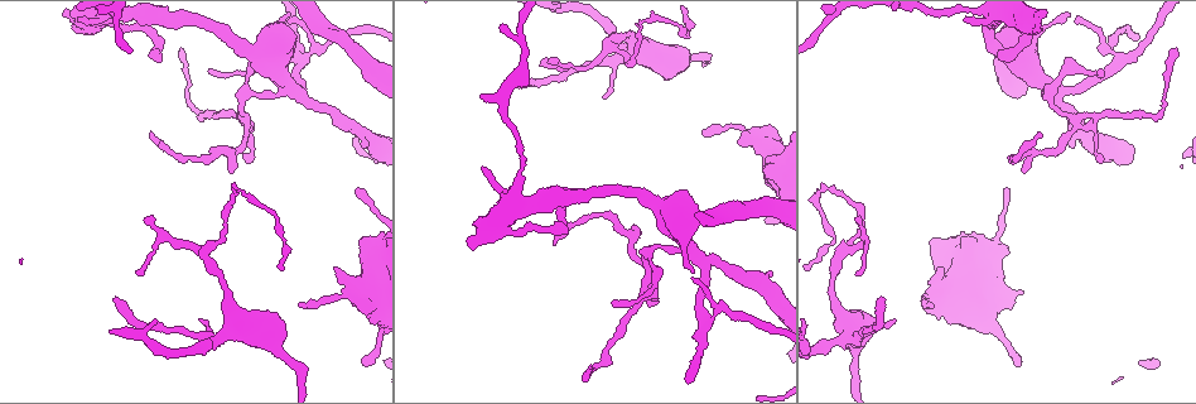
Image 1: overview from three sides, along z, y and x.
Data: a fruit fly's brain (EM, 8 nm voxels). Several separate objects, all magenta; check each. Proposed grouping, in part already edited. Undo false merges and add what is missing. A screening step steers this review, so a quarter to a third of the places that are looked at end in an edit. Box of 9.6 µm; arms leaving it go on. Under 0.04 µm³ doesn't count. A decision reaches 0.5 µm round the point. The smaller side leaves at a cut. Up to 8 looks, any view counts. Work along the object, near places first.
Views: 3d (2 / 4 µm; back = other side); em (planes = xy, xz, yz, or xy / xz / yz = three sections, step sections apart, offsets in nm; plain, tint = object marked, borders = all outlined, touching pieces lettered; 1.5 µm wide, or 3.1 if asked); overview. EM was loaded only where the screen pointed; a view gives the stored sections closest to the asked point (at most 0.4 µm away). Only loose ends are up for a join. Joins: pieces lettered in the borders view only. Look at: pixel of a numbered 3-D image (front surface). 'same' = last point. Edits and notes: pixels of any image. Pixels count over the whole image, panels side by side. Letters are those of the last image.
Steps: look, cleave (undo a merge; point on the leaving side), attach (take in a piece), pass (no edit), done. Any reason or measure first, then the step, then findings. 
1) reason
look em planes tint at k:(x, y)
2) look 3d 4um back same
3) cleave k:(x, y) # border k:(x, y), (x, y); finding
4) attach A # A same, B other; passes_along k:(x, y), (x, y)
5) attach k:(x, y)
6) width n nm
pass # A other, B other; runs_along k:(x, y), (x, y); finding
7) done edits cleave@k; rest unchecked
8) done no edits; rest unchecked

branch stops here
look 3d 2um at 1:(651, 305)

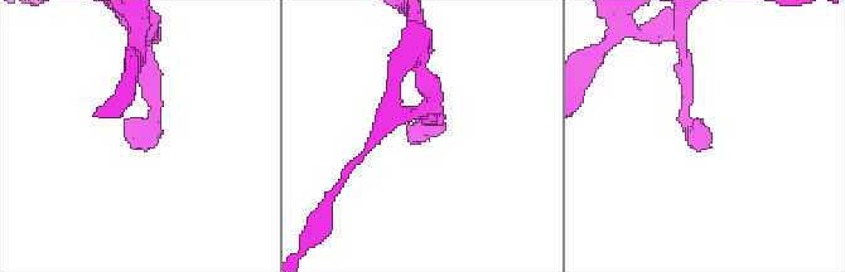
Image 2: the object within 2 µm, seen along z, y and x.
look em planes plain at 2:(419, 140)

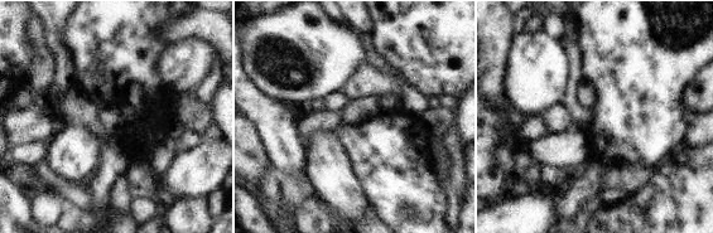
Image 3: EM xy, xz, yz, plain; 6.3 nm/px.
look em planes borders same

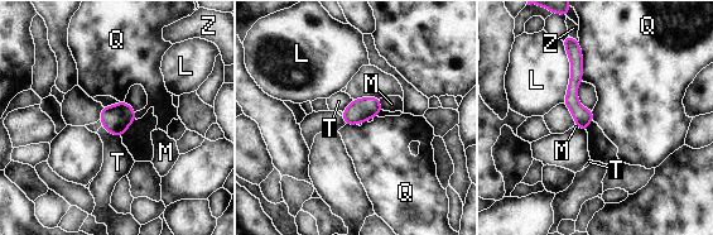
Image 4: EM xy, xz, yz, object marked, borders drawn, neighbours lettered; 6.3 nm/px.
width 100 nm
pass # L other, M other, Q other, T other, Z other; runs_along 4:(577, 52), (573, 105), (584, 126); none of them fits

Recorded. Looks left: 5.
four or more arms meet
look em xy step 8 plain at 1:(690, 246)

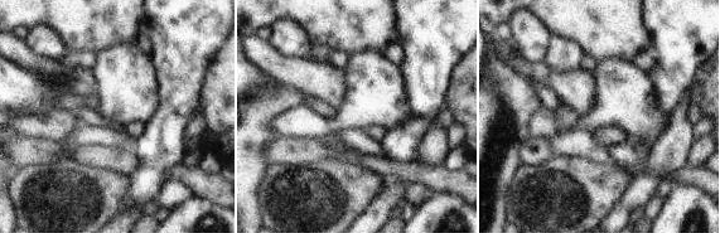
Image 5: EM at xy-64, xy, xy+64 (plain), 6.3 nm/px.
where the object lies
look em xy step 8 tint same

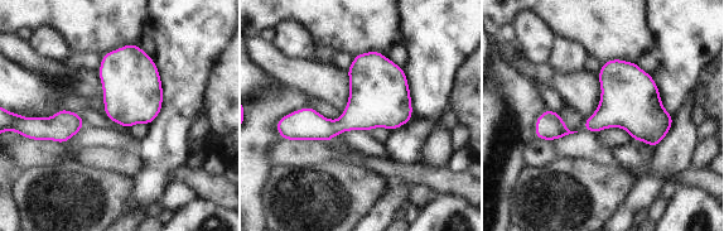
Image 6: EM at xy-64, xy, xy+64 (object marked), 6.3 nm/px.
look em xy step 8 borders same

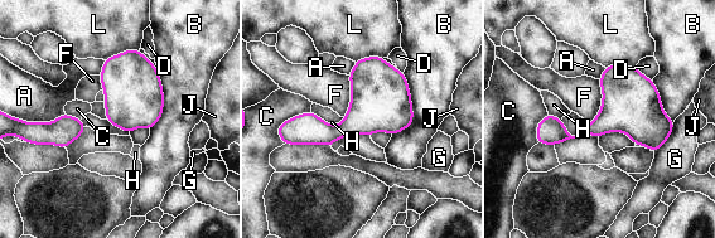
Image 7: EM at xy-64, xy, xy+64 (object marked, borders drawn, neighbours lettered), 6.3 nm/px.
pass # A other, B other, C other, D other, F other, G other, H other, J other, L other; border 7:(402, 73), (412, 122), (392, 136); all the same cell

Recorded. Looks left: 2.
done no edits; rest unchecked

